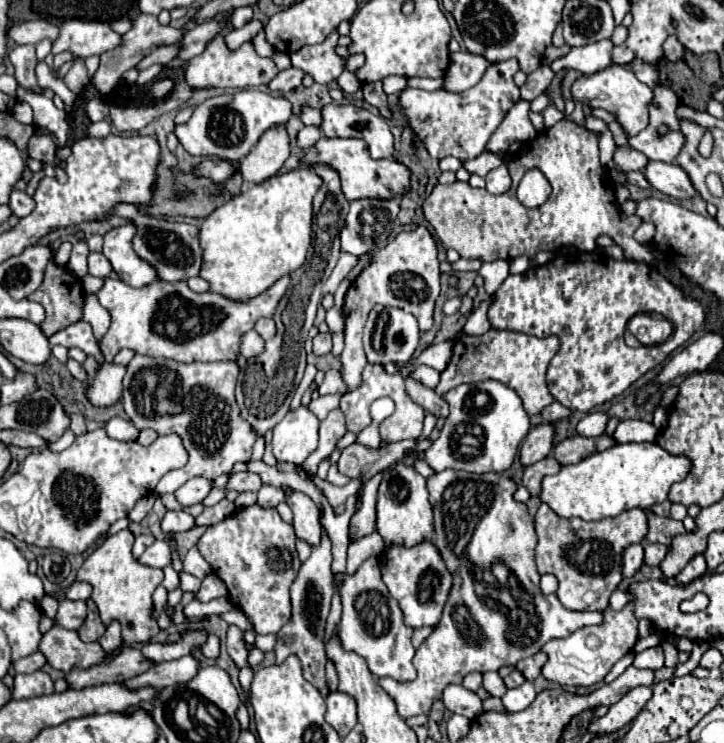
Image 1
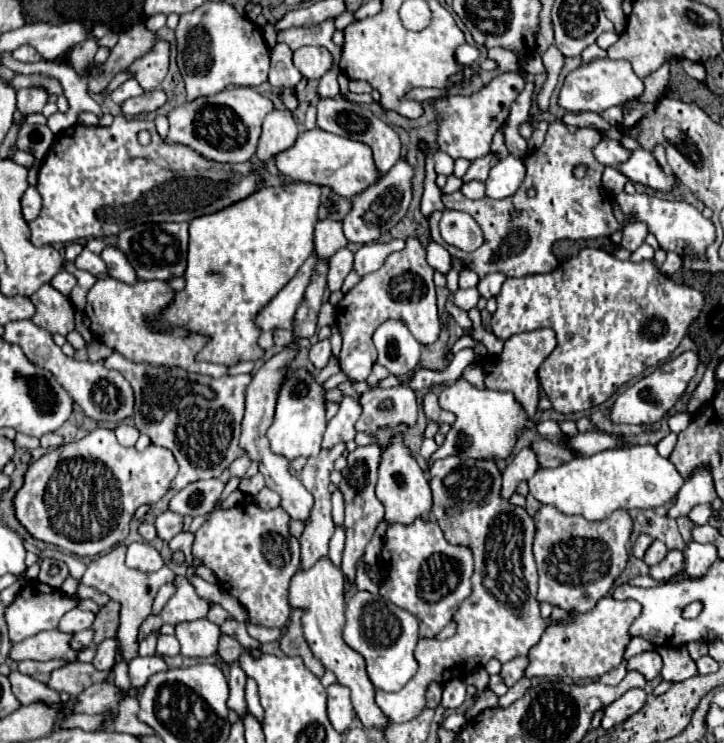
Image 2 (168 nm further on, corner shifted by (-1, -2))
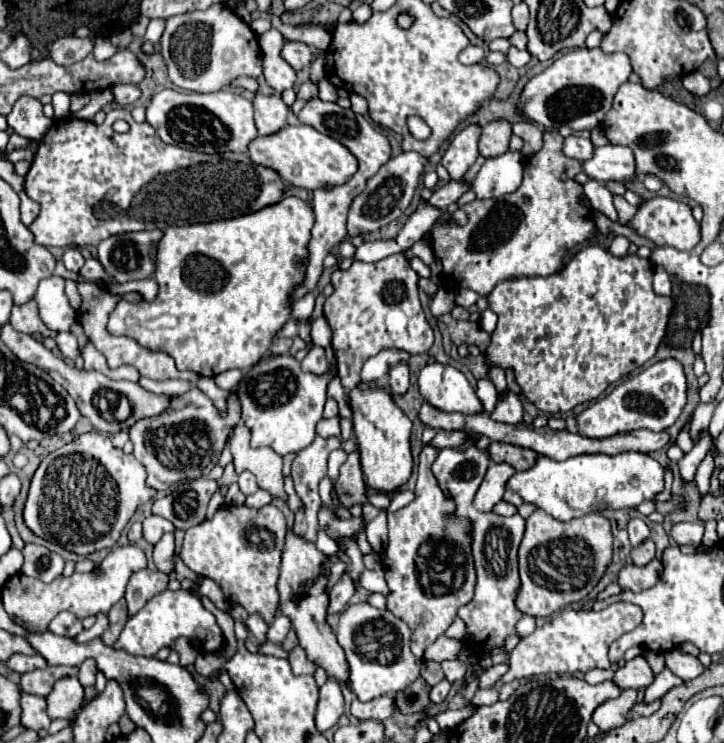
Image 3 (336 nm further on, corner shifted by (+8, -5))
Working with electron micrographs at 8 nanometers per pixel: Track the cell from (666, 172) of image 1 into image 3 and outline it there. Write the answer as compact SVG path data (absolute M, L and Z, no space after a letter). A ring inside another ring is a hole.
M603 146L595 148L591 160L583 162L583 170L597 182L631 182L635 178L635 156L627 146Z

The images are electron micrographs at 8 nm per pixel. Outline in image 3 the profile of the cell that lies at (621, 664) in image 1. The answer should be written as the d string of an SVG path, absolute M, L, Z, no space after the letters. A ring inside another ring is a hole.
M595 668L595 670L589 670L587 674L585 674L585 682L589 682L589 684L601 684L601 682L605 682L605 680L611 680L613 678L613 670L609 668L609 670L599 670L599 668Z

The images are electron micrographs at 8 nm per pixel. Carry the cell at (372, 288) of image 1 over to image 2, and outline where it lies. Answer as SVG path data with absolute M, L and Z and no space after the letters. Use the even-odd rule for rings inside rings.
M408 239L406 249L390 253L384 265L360 279L342 301L336 305L336 325L344 339L340 353L340 369L352 381L366 381L370 369L376 361L376 347L372 343L372 333L388 319L398 319L406 323L410 333L418 343L430 345L440 335L440 321L436 309L436 287L432 281L434 269L426 263L426 251L418 239Z

